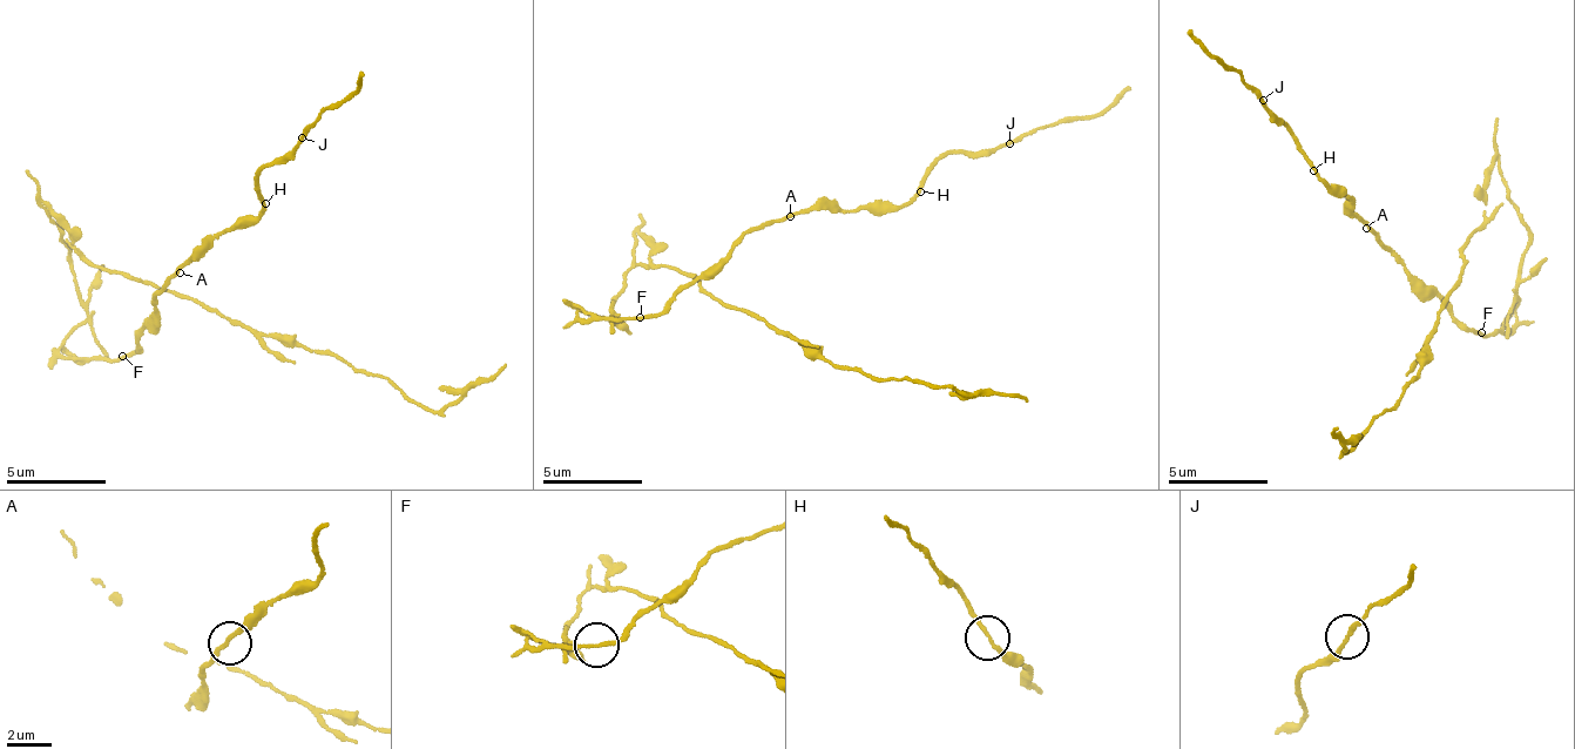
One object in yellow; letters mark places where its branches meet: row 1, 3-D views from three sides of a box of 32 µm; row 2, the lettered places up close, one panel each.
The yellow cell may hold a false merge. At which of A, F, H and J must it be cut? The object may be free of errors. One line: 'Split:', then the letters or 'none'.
Split: F

